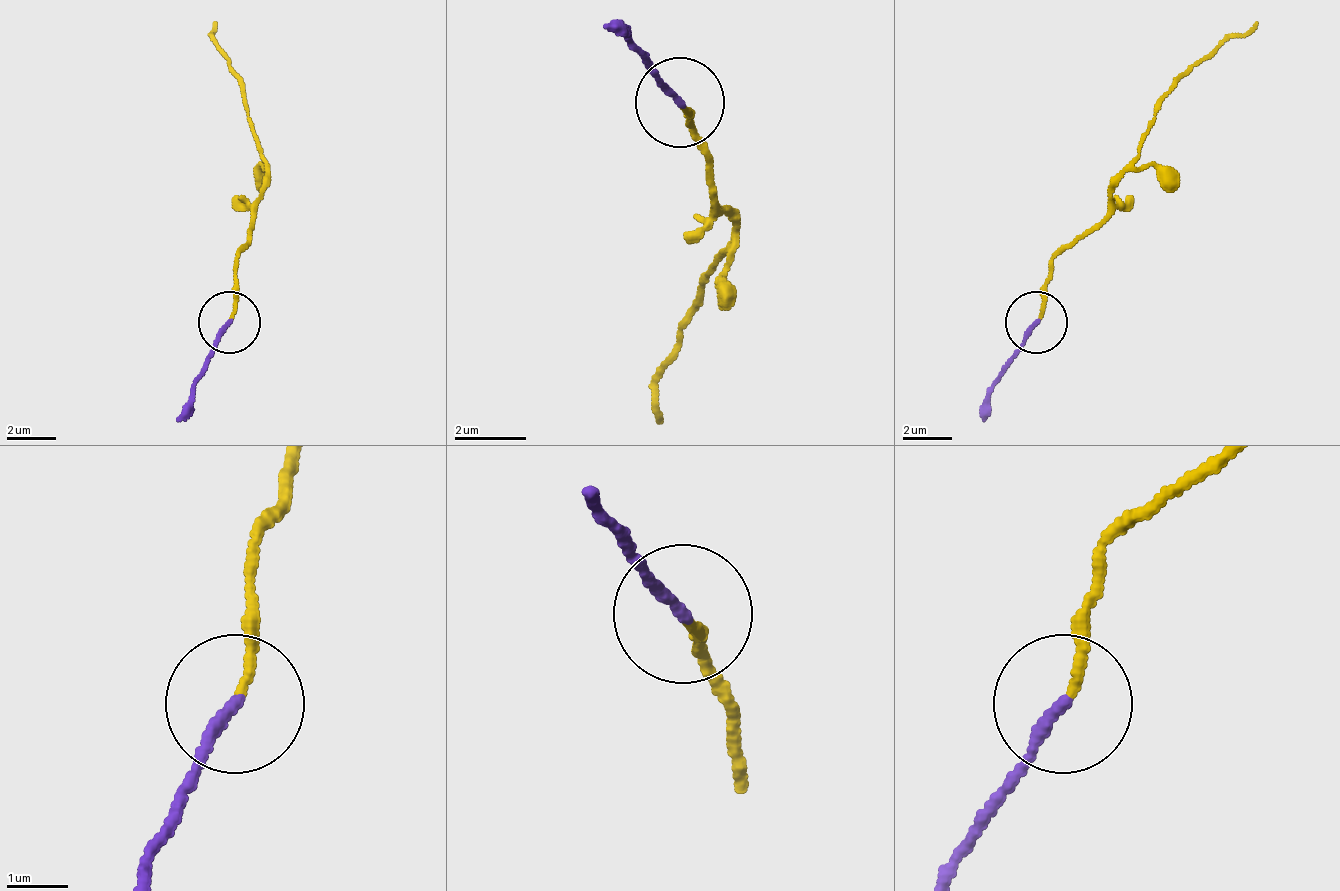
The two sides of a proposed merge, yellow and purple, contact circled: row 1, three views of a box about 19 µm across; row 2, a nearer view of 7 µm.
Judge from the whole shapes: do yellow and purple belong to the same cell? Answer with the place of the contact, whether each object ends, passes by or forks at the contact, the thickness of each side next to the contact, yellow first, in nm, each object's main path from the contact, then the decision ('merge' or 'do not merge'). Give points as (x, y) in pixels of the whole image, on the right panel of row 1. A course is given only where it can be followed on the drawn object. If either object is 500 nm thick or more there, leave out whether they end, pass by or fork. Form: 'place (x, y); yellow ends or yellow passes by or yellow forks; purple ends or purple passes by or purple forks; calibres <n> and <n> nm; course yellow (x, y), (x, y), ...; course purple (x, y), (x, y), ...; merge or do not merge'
place (1036, 322); yellow ends; purple ends; calibres 140 and 200 nm; course yellow (1038, 321), (1050, 265), (1106, 215), (1119, 172), (1162, 97), (1224, 42), (1255, 23); course purple (1038, 321), (982, 420); do not merge

